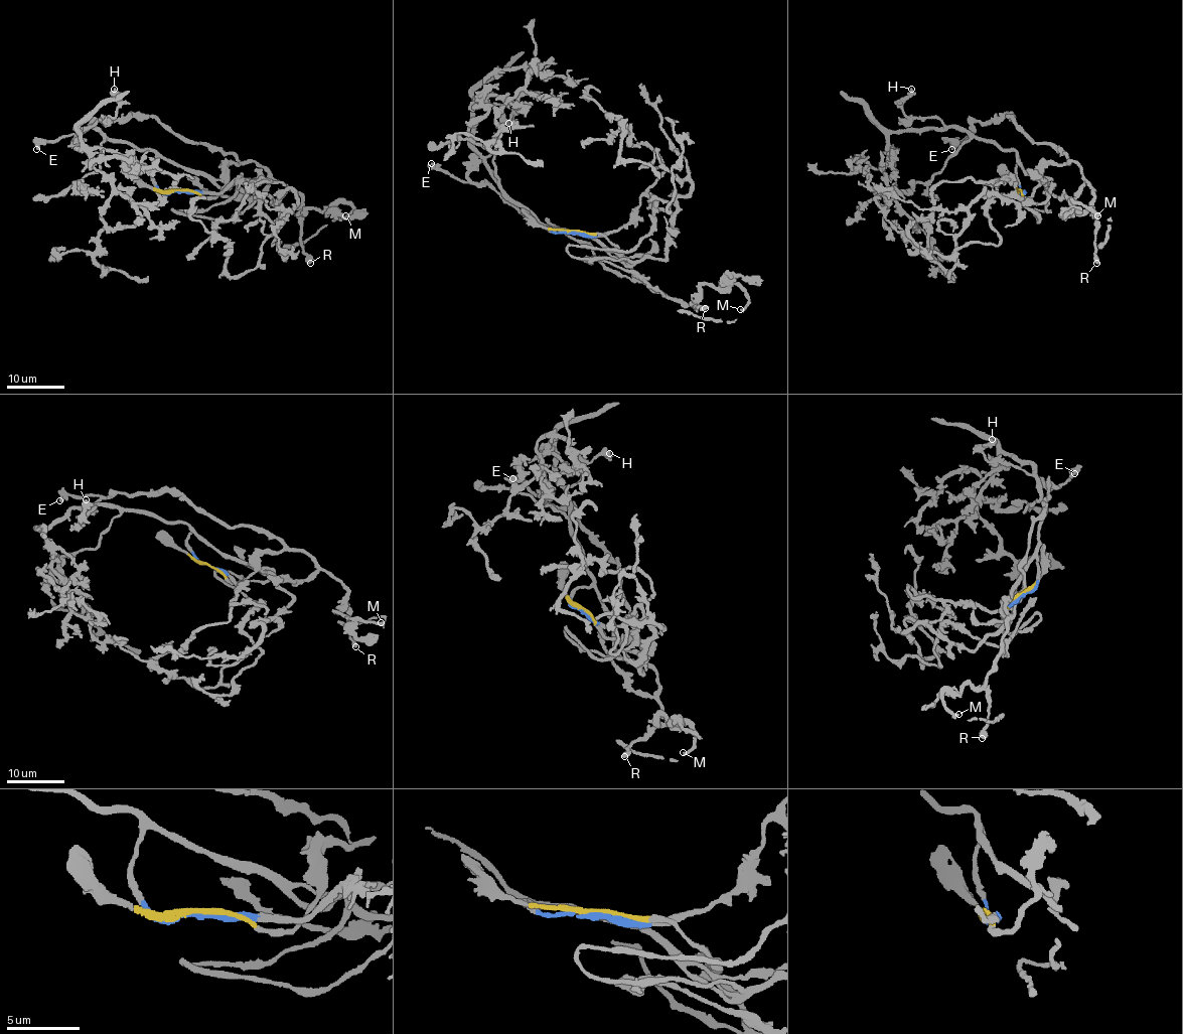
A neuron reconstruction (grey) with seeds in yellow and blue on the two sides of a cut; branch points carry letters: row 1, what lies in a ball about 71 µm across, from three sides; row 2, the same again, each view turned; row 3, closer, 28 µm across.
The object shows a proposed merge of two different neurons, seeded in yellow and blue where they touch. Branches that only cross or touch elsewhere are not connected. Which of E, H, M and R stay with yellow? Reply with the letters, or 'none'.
E, M, R

